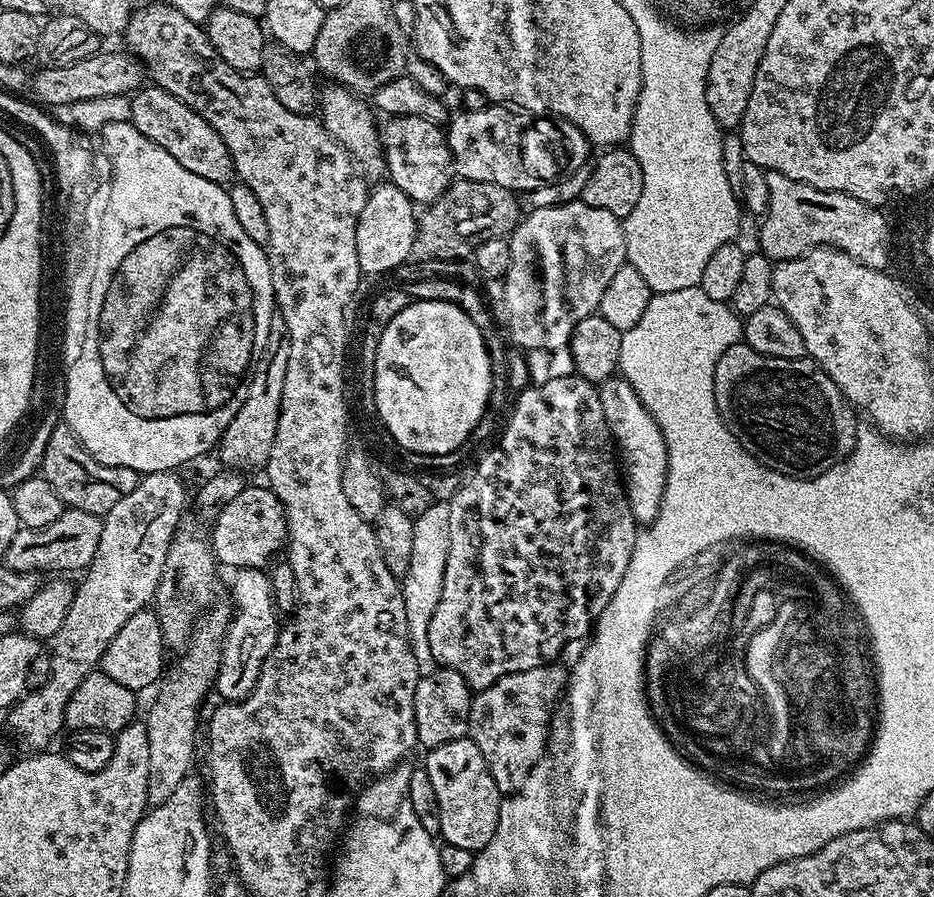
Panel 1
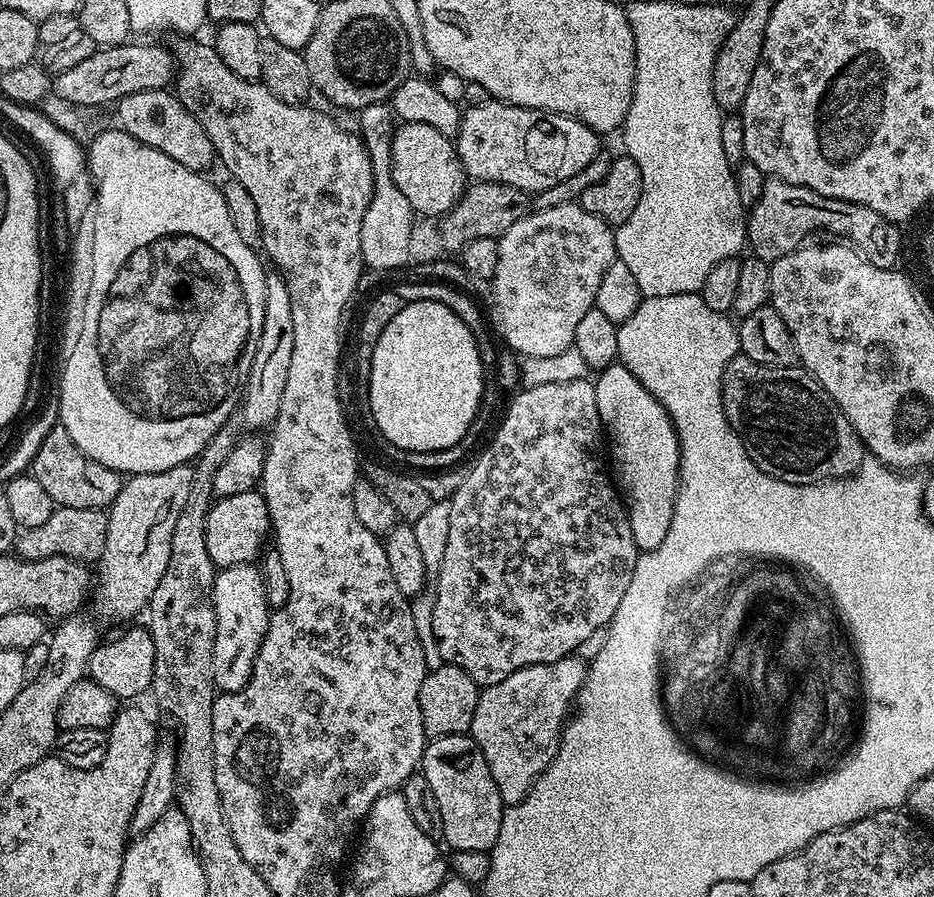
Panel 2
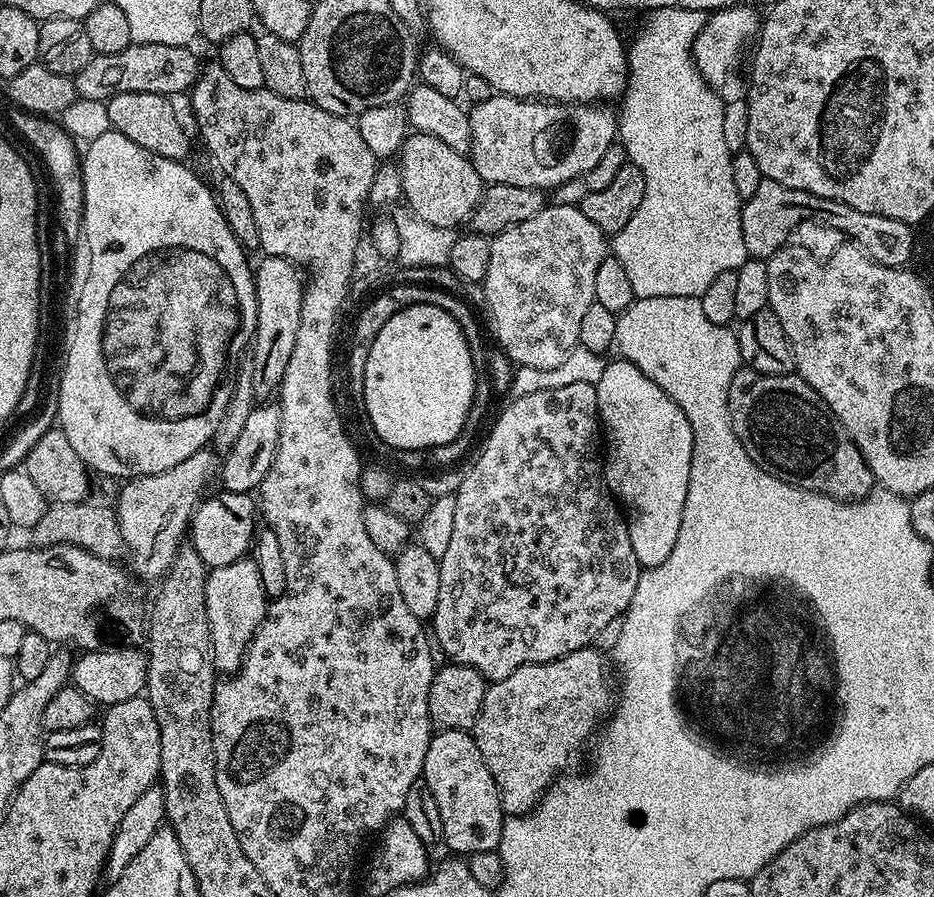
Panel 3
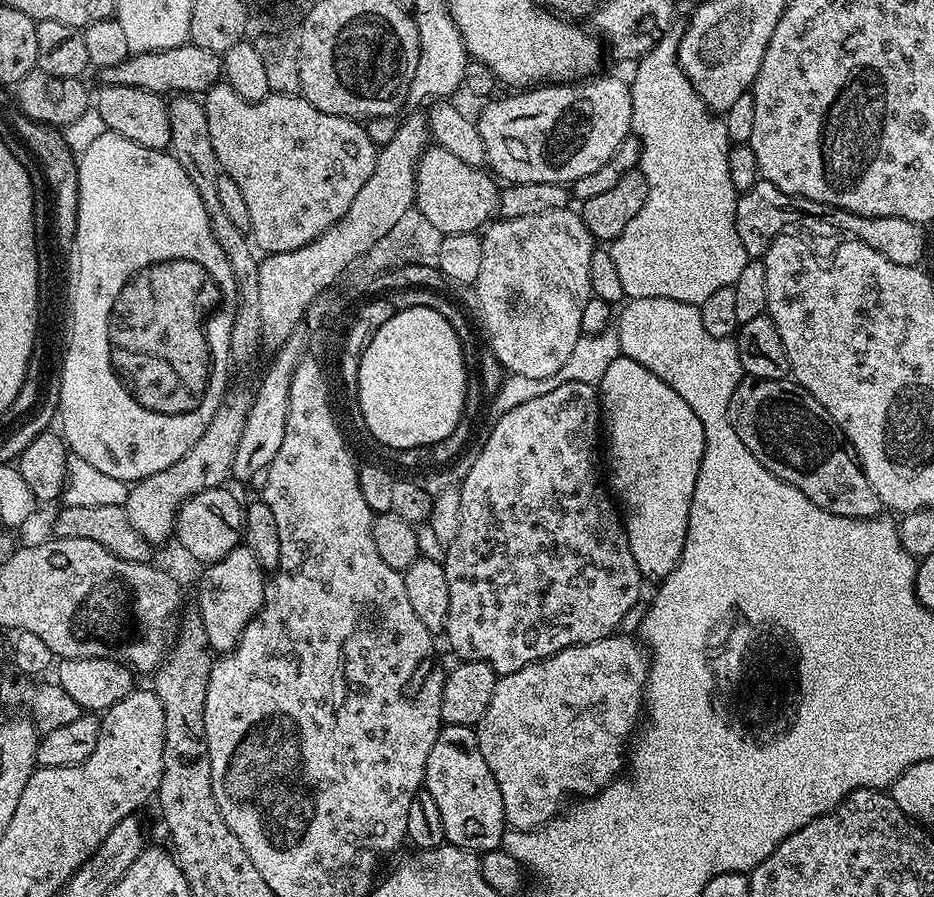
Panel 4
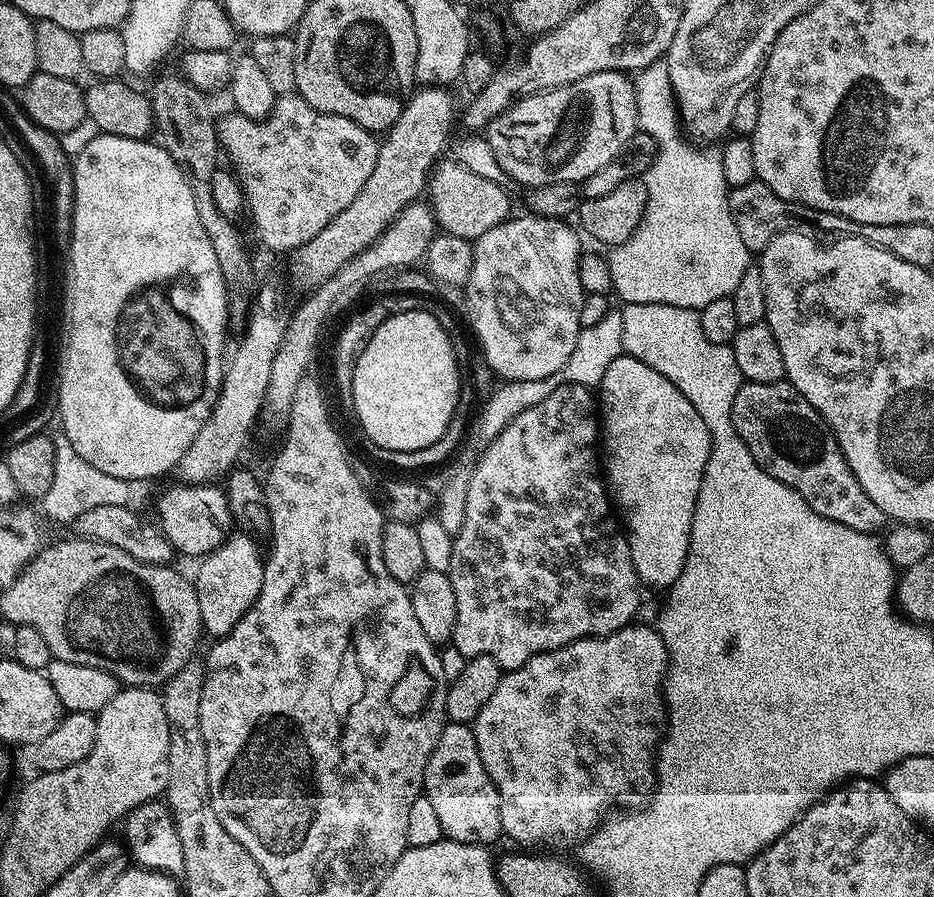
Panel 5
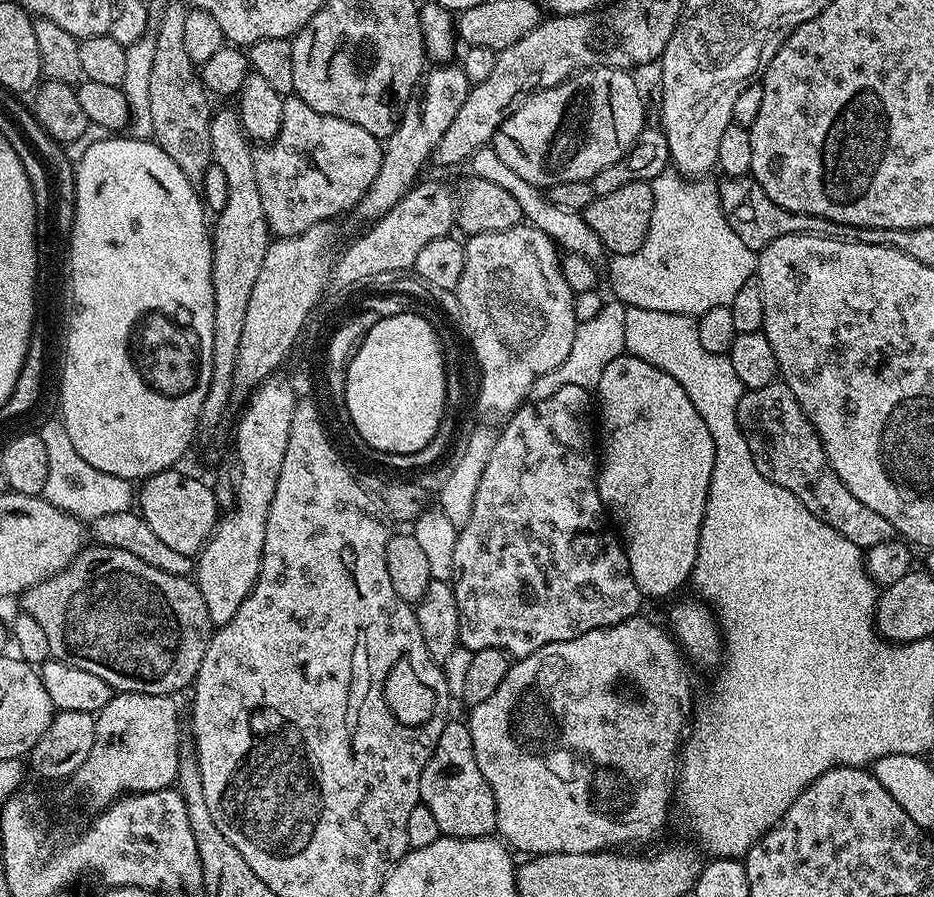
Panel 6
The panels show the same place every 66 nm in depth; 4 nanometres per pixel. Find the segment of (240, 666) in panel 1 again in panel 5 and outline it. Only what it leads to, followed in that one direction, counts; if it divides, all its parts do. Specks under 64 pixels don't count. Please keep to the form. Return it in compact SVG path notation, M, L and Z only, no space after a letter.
M247 534L229 535L216 545L213 552L199 561L200 569L194 575L196 593L198 594L198 610L202 610L204 632L219 638L230 634L234 626L254 606L258 594L262 590L264 577L264 560L262 548L255 539Z

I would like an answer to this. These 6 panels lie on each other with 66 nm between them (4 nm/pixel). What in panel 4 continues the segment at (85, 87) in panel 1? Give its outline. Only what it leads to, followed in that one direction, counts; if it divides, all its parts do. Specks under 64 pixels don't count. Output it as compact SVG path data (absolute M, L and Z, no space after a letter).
M189 42L170 50L130 54L116 66L103 69L102 76L104 84L138 86L161 94L203 94L221 79L222 60L217 53L202 50L202 46Z

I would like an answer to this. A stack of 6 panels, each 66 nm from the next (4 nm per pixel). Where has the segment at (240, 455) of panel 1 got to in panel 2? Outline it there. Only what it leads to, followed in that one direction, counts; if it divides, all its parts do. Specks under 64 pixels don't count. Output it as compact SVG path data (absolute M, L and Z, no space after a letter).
M265 275L264 317L262 334L256 343L256 353L248 371L248 380L244 384L242 403L238 415L243 420L243 427L271 429L275 425L282 394L286 390L286 378L290 374L290 354L294 354L294 317L290 315L290 294L283 275Z

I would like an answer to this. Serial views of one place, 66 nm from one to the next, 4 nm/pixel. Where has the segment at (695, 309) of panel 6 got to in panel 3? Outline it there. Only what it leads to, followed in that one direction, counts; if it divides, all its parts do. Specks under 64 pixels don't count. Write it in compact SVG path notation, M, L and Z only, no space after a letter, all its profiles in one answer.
M657 8L647 13L648 21L644 24L644 29L636 36L636 41L631 41L627 49L628 54L628 85L624 87L622 99L618 107L618 140L624 145L629 161L646 178L646 198L642 198L642 206L634 210L634 218L622 226L622 230L614 233L610 240L611 255L622 262L626 270L627 277L630 278L630 286L634 290L637 298L670 298L671 296L694 296L699 297L718 278L718 274L723 272L735 272L741 268L750 258L746 250L746 242L742 242L742 214L740 209L742 201L738 194L738 189L734 186L734 170L732 169L732 158L734 153L726 146L724 135L722 134L722 114L724 113L725 101L720 100L720 96L713 85L708 84L702 74L696 68L696 63L692 57L692 47L702 30L704 23L708 21L709 13L702 10L686 10L685 8Z

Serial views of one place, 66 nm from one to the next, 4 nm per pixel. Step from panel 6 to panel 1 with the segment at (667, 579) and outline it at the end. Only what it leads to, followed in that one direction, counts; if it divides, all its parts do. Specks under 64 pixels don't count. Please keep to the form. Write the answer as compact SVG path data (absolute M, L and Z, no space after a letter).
M617 374L599 385L602 410L606 414L606 426L610 426L612 443L618 453L618 471L622 477L624 492L628 495L630 510L637 525L647 526L658 514L664 497L664 487L668 477L668 451L658 430L658 422L642 406L634 386Z

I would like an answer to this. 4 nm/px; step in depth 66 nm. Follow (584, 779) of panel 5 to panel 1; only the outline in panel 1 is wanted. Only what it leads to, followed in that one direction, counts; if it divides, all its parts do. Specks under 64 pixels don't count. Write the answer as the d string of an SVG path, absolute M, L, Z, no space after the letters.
M559 662L539 664L534 670L506 674L494 686L486 686L486 690L473 695L467 739L482 750L482 758L486 758L501 794L517 792L542 758L554 723L552 711L556 704L558 708L568 687L568 674L569 669Z

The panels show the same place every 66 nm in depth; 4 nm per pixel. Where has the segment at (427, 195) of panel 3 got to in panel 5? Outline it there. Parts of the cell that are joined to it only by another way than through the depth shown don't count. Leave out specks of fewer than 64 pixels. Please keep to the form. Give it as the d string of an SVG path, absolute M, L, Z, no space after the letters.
M444 158L437 163L426 189L427 195L432 195L430 203L439 231L458 234L458 238L473 242L486 234L486 230L509 219L513 209L511 210L512 204L504 191L505 185L490 182L490 178L474 174L474 170L466 170L466 166L462 166L455 158Z

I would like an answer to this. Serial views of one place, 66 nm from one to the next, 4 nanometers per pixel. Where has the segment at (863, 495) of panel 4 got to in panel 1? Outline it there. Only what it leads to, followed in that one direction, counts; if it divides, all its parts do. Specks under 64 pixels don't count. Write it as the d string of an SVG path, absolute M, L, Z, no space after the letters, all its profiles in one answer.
M743 342L730 346L730 350L726 350L726 354L722 354L722 358L718 358L718 366L714 370L714 398L718 402L718 414L726 422L726 426L734 434L734 438L738 438L741 446L751 456L758 458L758 462L762 462L766 467L785 474L799 474L804 478L822 474L848 457L852 452L853 446L856 445L856 434L858 431L858 425L856 425L857 413L852 405L845 400L843 394L838 390L836 383L810 358L798 360L770 358L766 354L758 354L758 350L754 350Z

